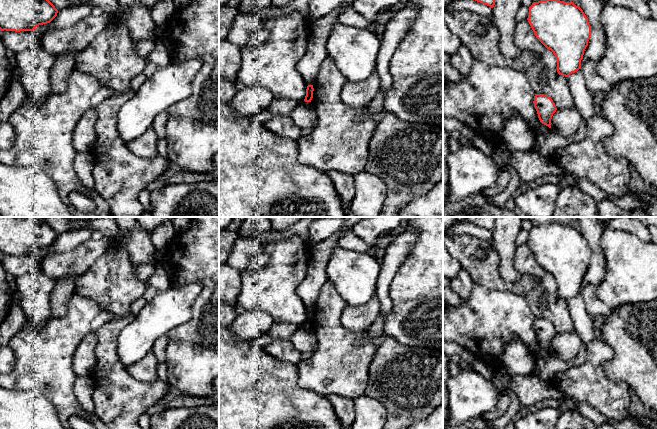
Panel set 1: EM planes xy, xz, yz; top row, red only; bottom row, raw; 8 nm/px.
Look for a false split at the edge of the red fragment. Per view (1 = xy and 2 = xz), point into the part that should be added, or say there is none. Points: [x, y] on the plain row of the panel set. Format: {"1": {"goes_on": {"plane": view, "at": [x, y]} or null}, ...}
{"1": {"goes_on": null}, "2": {"goes_on": null}}

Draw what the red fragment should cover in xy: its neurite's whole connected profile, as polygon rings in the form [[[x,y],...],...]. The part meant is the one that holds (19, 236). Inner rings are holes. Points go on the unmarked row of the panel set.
[[[0,217],[0,255],[33,255],[39,249],[50,247],[57,237],[43,217]]]

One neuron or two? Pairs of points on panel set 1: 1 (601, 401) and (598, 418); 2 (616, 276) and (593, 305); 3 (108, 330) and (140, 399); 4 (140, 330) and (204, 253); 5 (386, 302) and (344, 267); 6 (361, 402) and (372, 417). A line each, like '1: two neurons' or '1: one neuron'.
1: two neurons
2: two neurons
3: one neuron
4: two neurons
5: two neurons
6: one neuron

